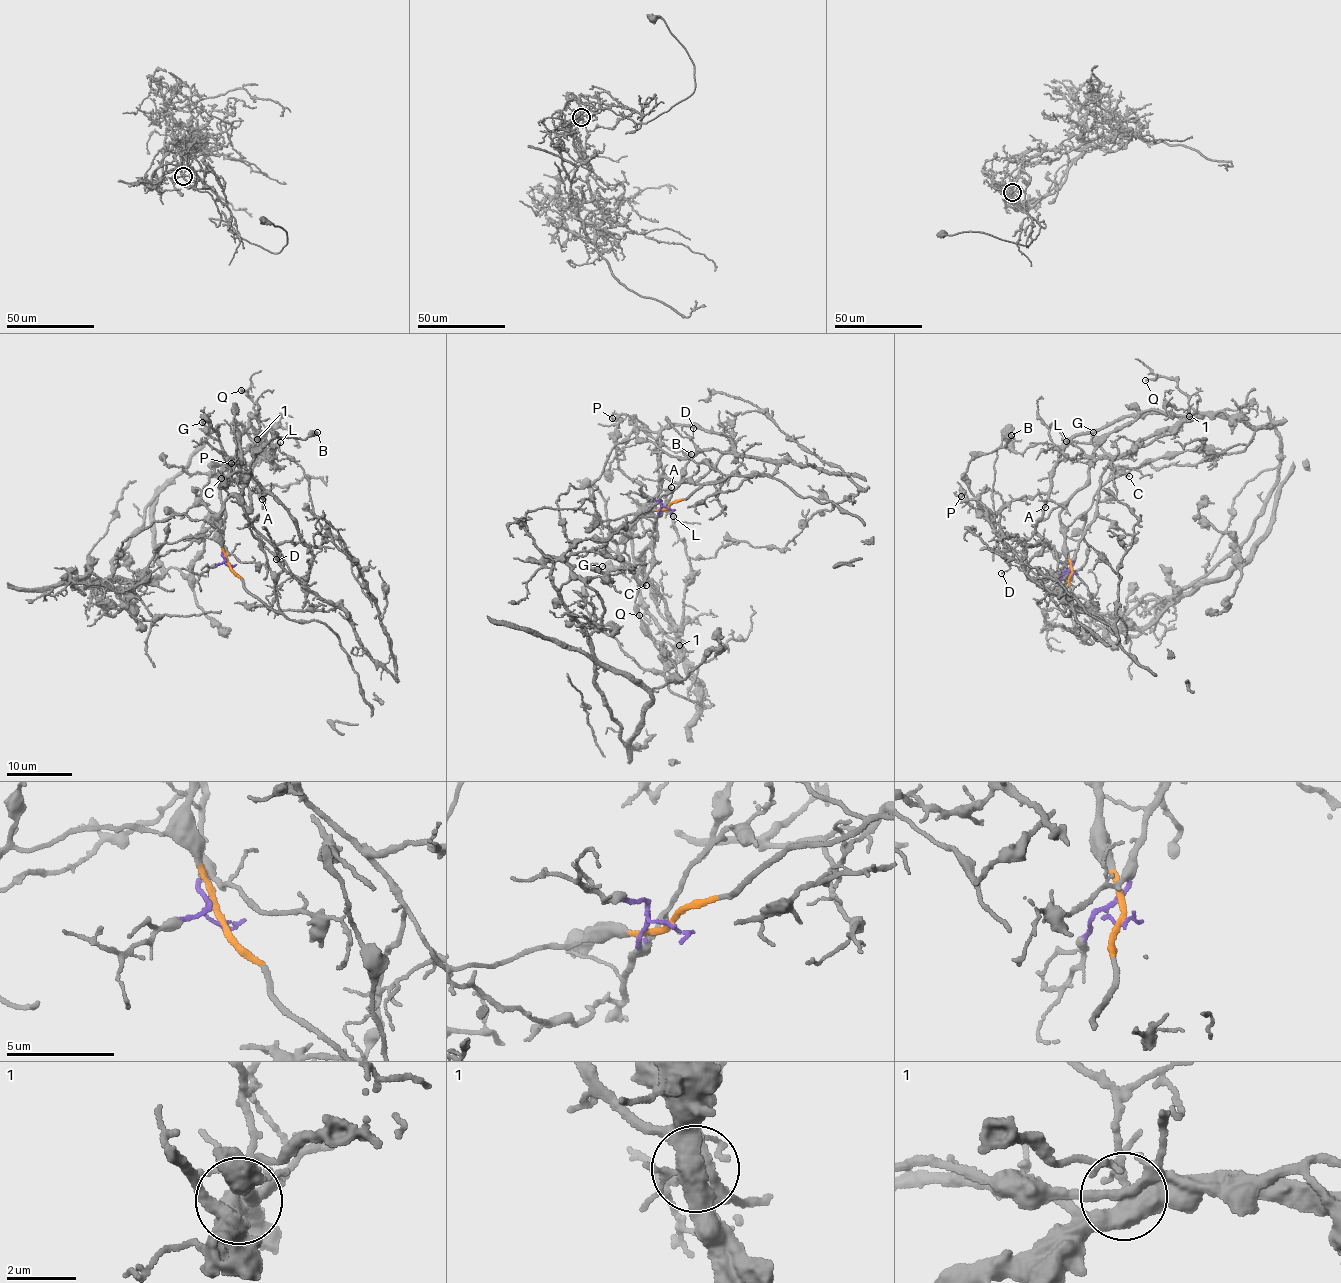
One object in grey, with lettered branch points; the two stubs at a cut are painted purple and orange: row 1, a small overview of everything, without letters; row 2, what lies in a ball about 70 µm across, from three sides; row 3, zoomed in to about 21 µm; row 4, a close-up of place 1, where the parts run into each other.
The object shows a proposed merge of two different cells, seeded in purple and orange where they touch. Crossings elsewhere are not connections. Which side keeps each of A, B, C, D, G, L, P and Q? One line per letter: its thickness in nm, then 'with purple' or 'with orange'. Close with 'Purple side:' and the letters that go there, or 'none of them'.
A: 80 nm | with purple
B: 550 nm | with orange
C: 140 nm | with purple
D: 100 nm | with orange
G: 130 nm | with purple
L: 100 nm | with purple
P: 60 nm | with orange
Q: 140 nm | with purple
Purple side: A, C, G, L, Q

